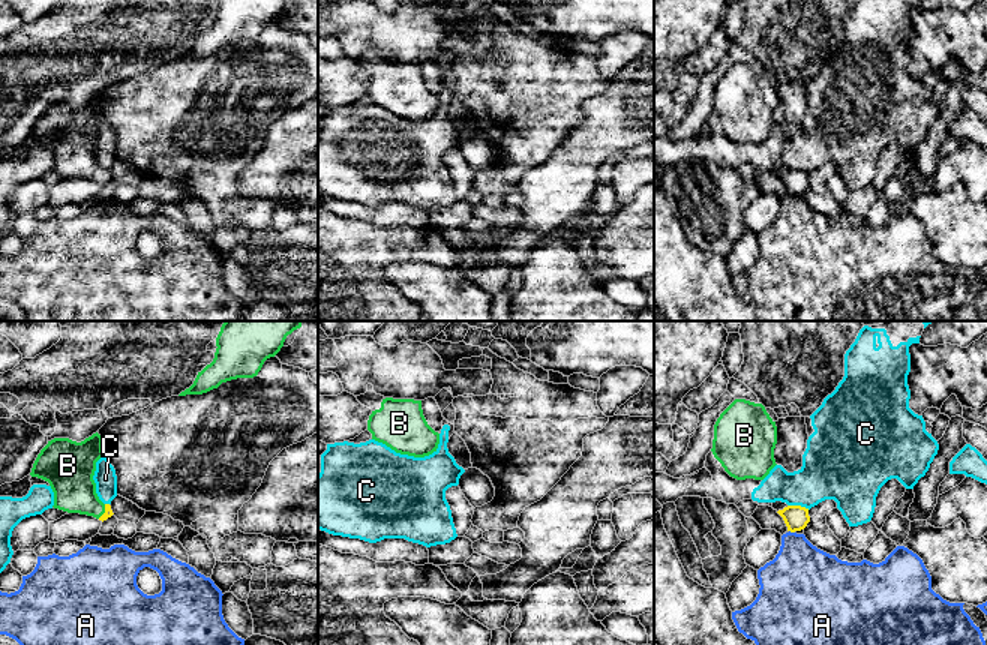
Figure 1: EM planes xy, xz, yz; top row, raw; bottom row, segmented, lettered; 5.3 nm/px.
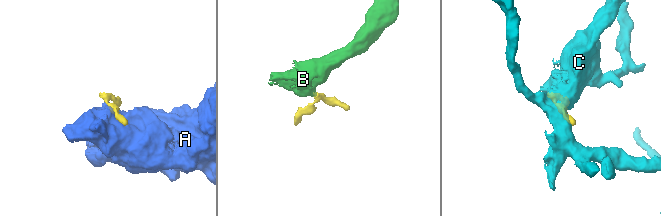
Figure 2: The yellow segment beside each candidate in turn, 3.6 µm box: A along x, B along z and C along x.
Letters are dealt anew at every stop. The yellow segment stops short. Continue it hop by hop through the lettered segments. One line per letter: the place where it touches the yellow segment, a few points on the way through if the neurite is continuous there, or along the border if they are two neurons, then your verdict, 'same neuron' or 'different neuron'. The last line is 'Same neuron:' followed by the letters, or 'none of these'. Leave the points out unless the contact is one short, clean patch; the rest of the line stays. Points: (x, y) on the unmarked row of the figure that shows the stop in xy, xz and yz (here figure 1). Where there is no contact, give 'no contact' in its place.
A: meets yellow in yz at (792, 195); different neuron
B: meets yellow in xy at (105, 176); runs through xy (108, 176), (105, 176), (71, 144); same neuron
C: meets yellow in yz at (798, 170); border along yz (788, 168), (800, 168), (809, 173); different neuron
Same neuron: B

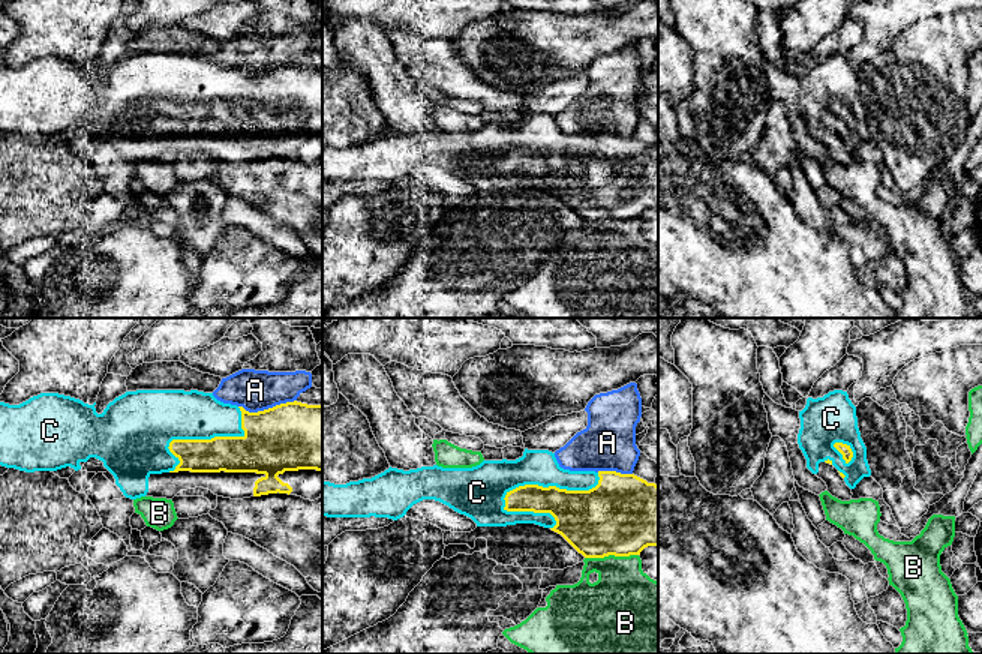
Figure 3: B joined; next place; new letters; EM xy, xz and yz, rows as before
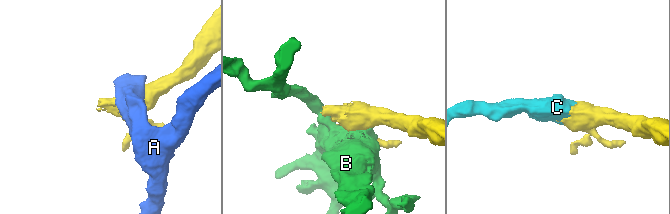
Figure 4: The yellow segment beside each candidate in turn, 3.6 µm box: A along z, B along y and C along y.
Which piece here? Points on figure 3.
A: meets yellow in xy at (269, 72); different neuron
B: meets yellow in xz at (610, 218); different neuron
C: meets yellow in xz at (549, 150); same neuron
Same neuron: C

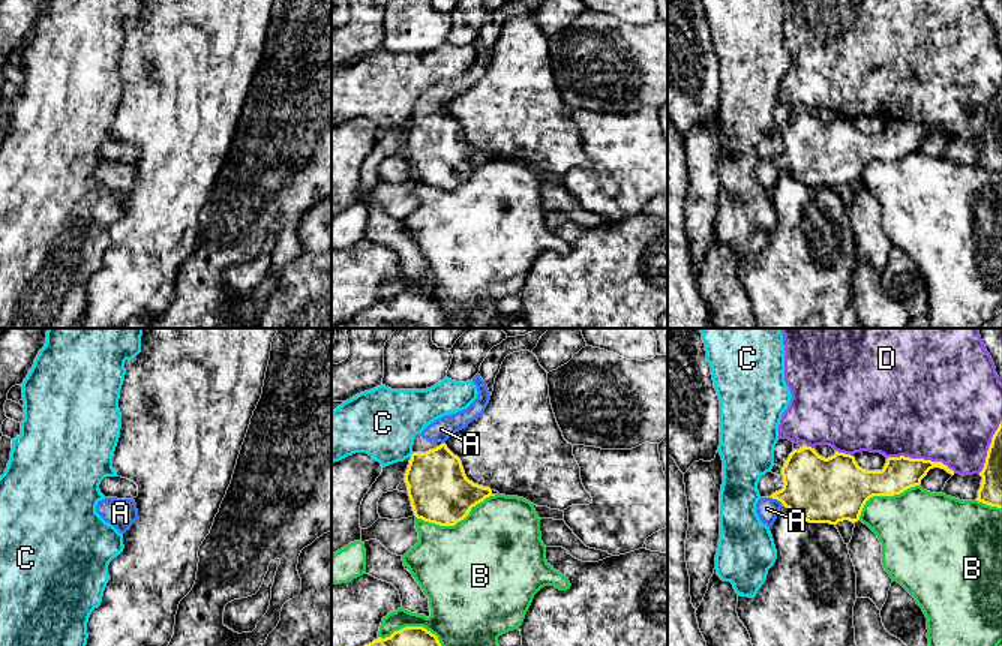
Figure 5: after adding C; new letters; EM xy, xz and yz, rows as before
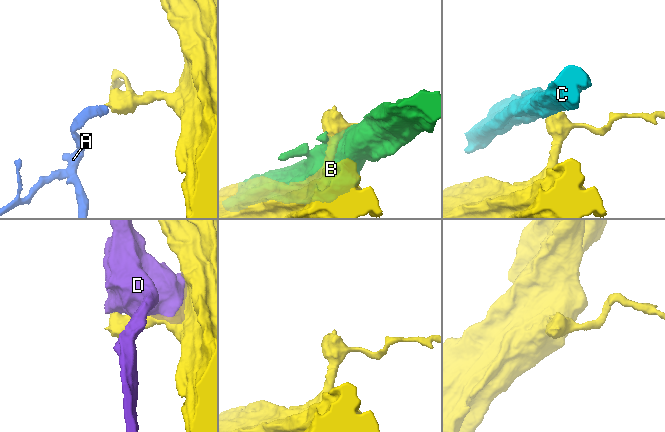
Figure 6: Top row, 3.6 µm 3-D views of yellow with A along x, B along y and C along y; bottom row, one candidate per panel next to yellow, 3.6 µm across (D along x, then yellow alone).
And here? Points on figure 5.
A: meets yellow in yz at (776, 162); runs through yz (821, 155), (776, 162), (767, 173); same neuron
B: meets yellow in xz at (420, 291); different neuron
C: meets yellow in xz at (411, 119); different neuron
D: meets yellow in yz at (921, 123); different neuron
Same neuron: A

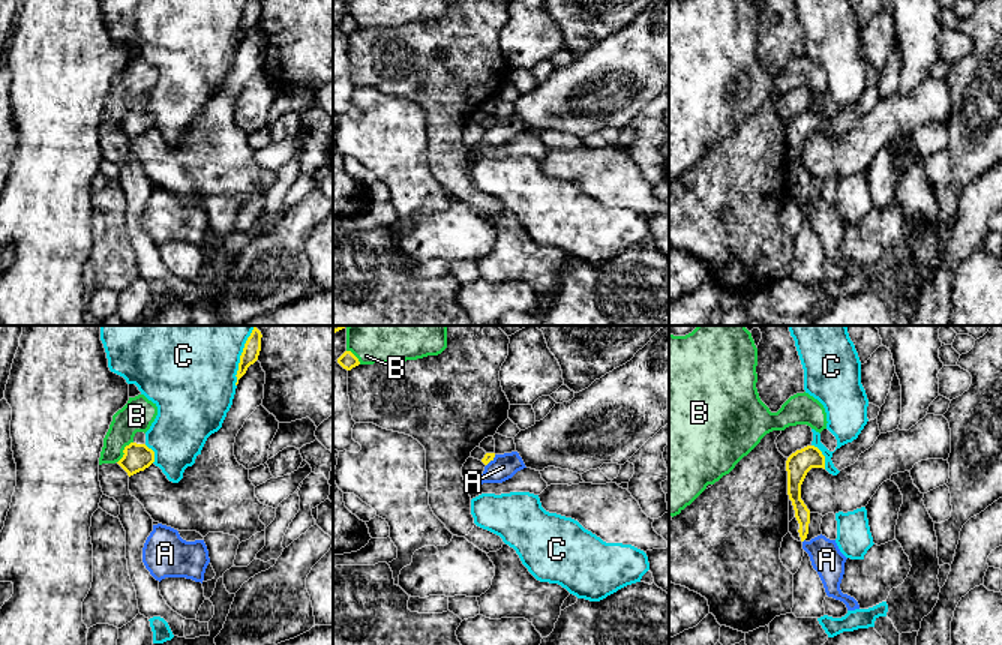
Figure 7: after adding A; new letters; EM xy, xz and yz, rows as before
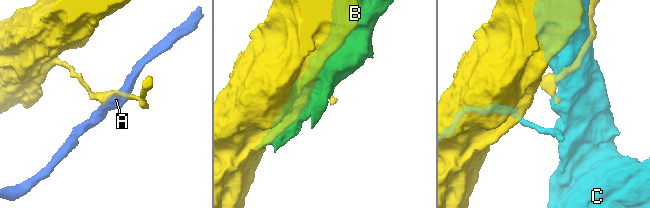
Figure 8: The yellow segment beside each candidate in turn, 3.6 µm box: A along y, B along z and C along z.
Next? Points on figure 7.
A: meets yellow in xz at (491, 123); border along xz (495, 119), (486, 129); different neuron
B: meets yellow in xy at (123, 116); different neuron
C: meets yellow in xy at (240, 26); different neuron
Same neuron: none of these

